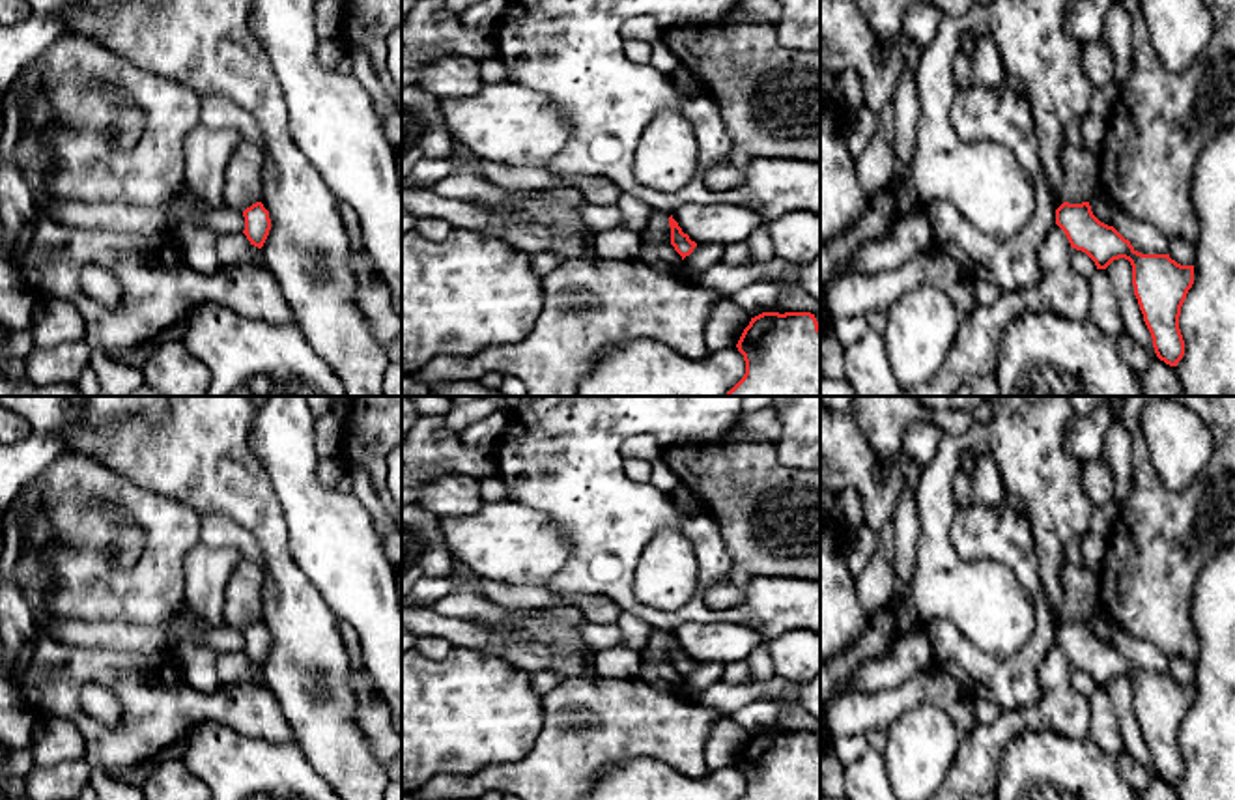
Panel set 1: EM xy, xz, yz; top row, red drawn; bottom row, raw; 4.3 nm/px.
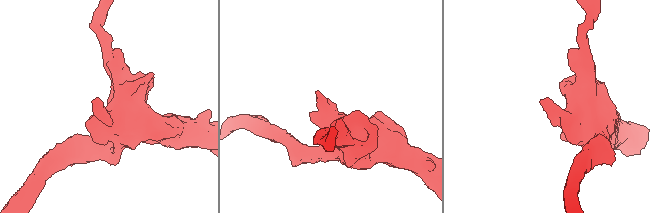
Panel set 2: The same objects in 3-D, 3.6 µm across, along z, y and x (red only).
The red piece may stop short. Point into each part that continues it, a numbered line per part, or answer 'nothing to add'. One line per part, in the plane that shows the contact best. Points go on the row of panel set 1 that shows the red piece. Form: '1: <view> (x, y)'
nothing to add

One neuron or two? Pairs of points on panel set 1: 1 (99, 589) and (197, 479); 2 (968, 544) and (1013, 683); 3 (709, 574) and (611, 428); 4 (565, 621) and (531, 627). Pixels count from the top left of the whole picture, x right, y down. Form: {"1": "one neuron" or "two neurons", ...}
{"1": "two neurons", "2": "one neuron", "3": "one neuron", "4": "one neuron"}

